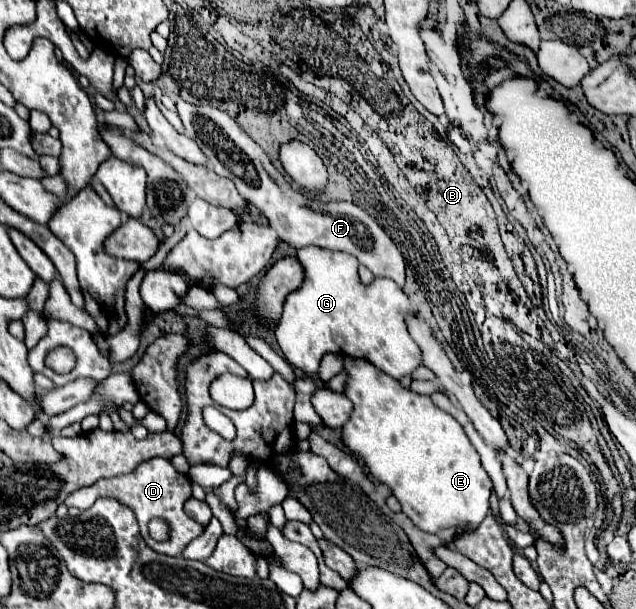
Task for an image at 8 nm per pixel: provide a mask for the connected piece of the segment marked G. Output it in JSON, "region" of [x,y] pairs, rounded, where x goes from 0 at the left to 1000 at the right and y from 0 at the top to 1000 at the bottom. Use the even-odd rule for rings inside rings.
{"region":[[[476,406],[467,412],[467,429],[473,432],[480,455],[473,471],[451,484],[442,527],[432,540],[436,563],[454,599],[473,606],[486,619],[495,619],[505,586],[511,580],[527,580],[527,583],[536,580],[536,583],[574,589],[586,596],[593,606],[605,609],[608,616],[631,622],[634,616],[649,612],[665,596],[662,573],[640,544],[640,524],[653,514],[653,507],[621,461],[605,455],[590,455],[580,468],[571,468],[561,448],[561,435],[564,435],[561,425],[546,415],[536,415],[533,422],[527,422],[527,412],[520,409]]]}

